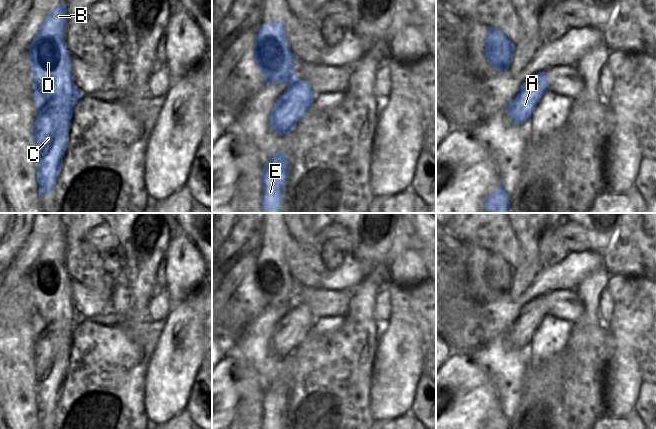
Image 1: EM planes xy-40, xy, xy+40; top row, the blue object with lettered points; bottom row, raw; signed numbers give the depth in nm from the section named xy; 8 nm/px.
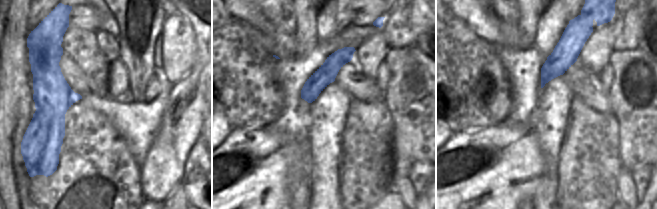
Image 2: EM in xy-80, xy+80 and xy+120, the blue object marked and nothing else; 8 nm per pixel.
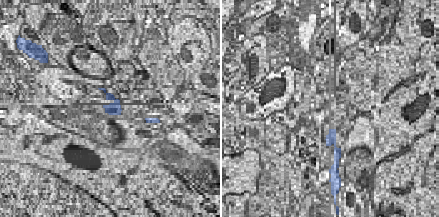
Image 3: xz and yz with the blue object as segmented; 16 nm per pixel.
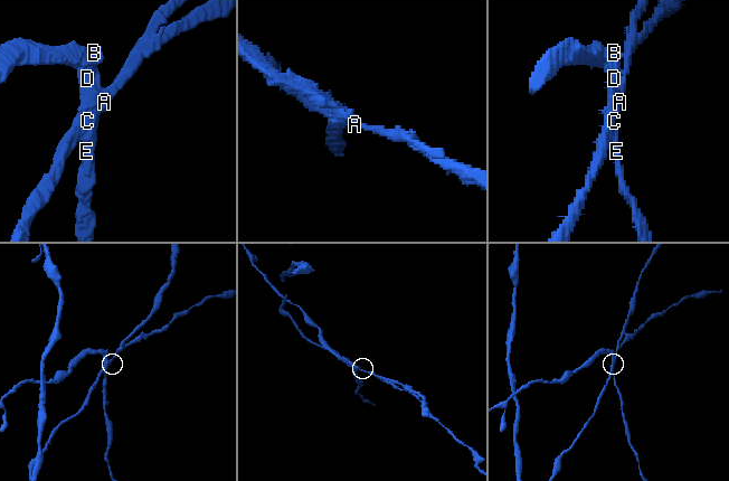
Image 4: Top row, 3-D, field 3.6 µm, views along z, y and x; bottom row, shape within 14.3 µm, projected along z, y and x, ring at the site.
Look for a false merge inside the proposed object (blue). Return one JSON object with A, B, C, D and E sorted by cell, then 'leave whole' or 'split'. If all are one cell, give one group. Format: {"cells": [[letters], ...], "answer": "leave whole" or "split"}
{"cells": [["A", "C", "D", "E"], ["B"]], "answer": "split"}

